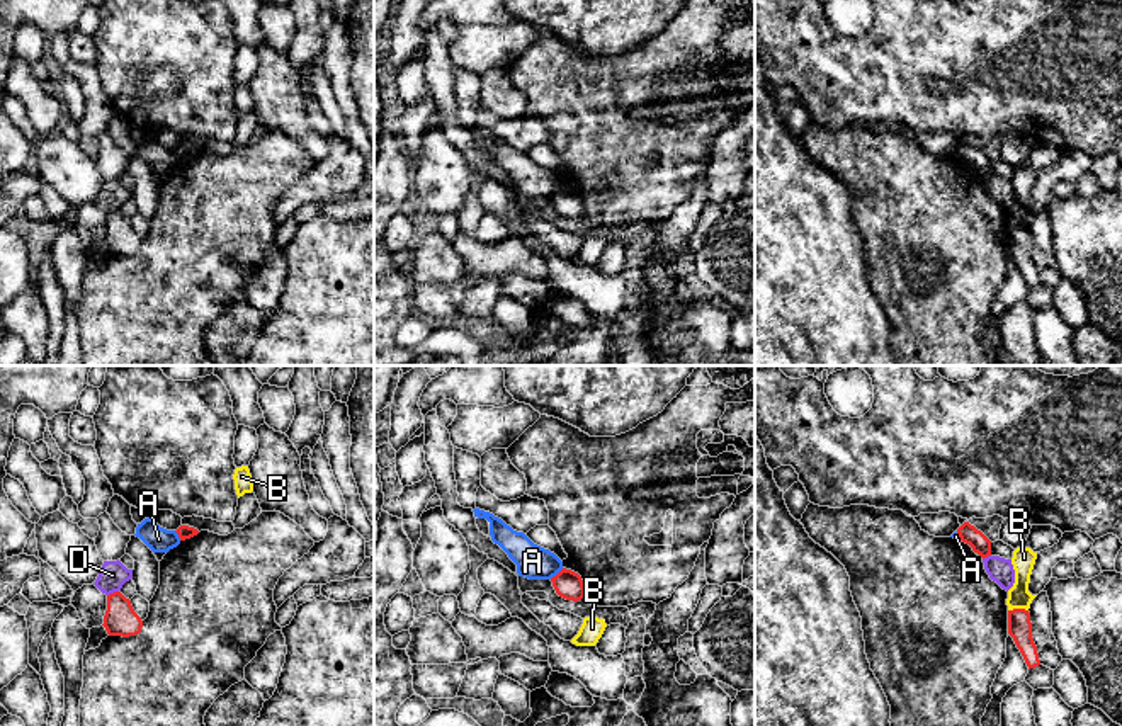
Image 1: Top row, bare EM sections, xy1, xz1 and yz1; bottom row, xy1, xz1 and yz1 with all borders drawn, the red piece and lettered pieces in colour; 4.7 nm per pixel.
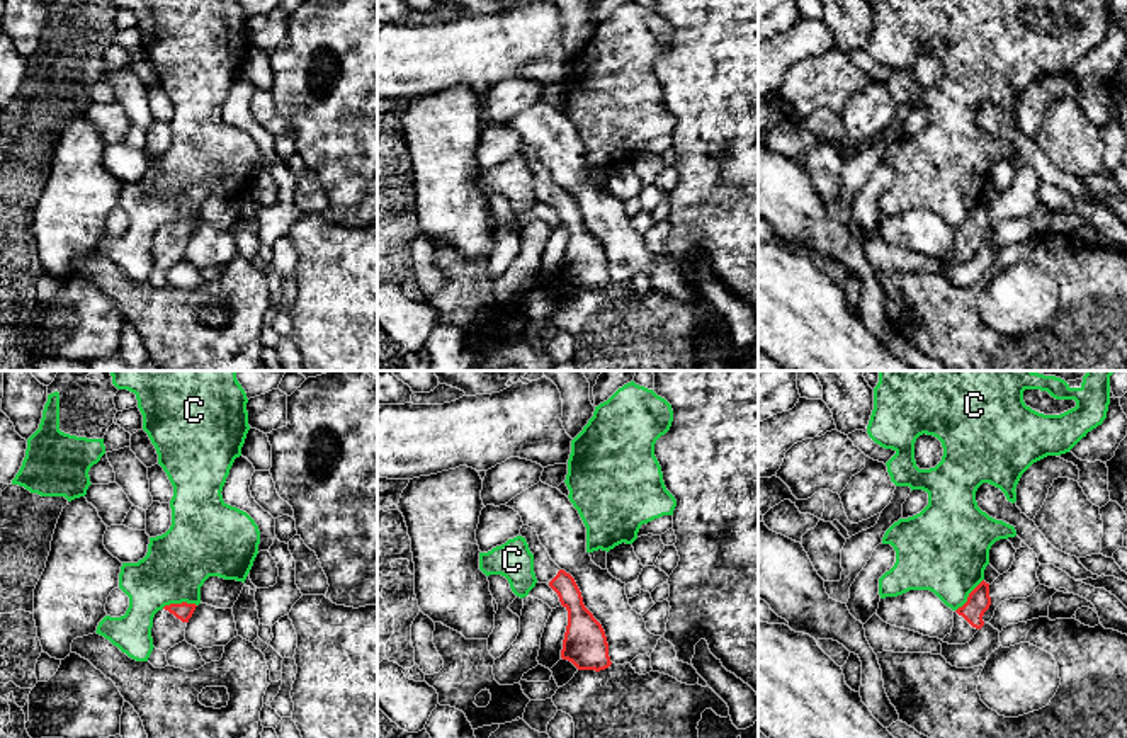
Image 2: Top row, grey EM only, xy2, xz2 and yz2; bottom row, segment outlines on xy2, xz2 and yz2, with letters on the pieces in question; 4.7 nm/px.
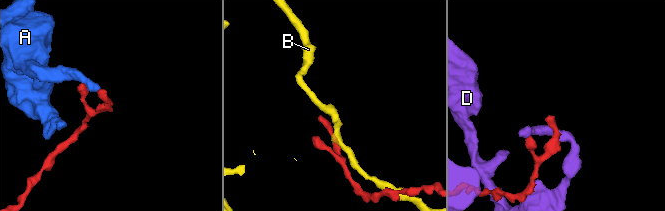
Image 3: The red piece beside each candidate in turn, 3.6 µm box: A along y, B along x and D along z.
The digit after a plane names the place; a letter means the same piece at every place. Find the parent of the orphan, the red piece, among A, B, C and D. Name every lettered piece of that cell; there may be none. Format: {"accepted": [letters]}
{"accepted": []}

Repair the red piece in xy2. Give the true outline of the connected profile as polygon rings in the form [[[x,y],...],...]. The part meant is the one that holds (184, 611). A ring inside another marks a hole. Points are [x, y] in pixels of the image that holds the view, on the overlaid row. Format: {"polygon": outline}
{"polygon": [[[170,604],[153,617],[151,638],[153,646],[168,651],[185,639],[185,627],[195,610],[195,604]]]}

